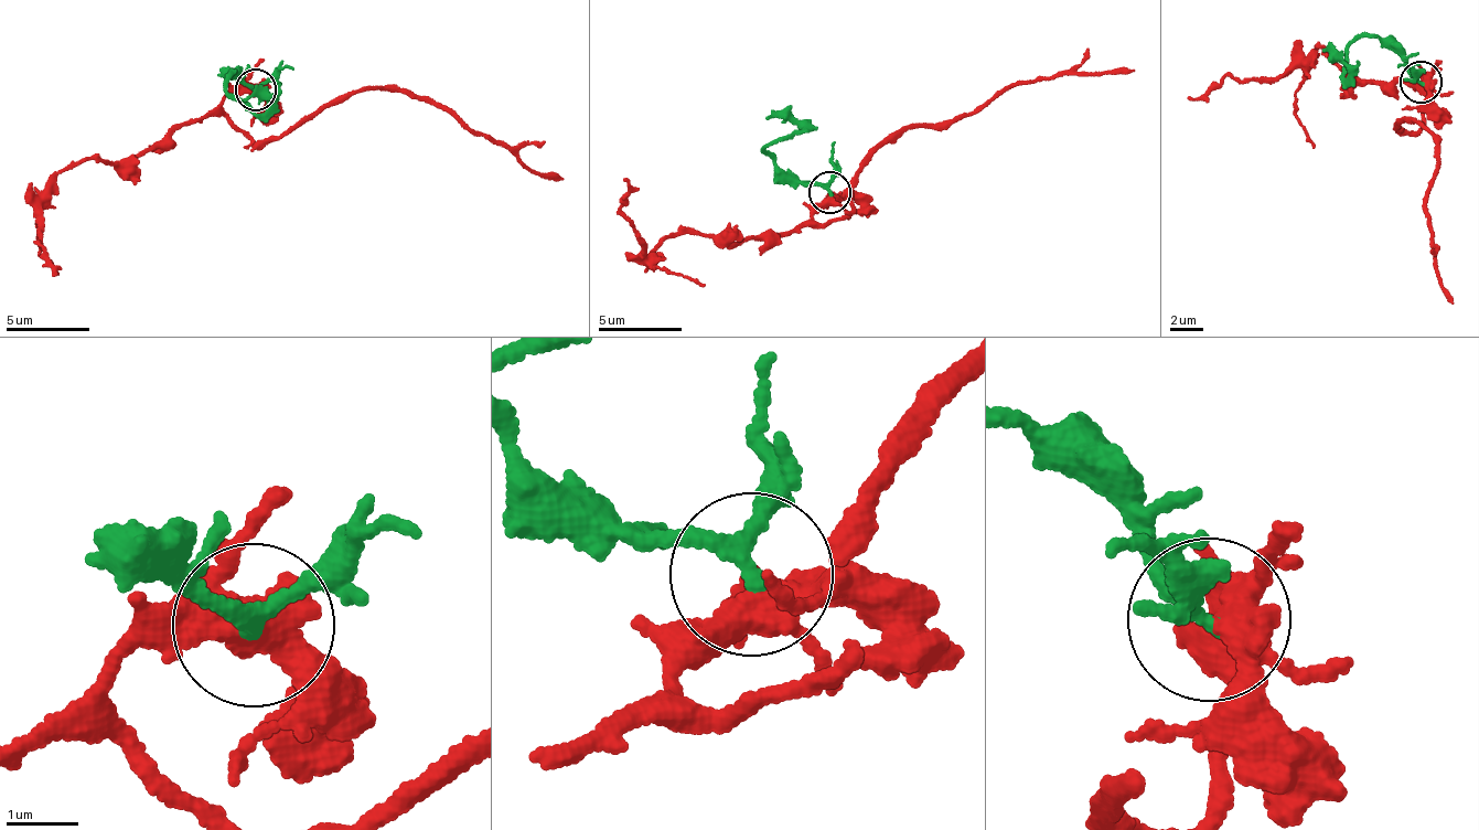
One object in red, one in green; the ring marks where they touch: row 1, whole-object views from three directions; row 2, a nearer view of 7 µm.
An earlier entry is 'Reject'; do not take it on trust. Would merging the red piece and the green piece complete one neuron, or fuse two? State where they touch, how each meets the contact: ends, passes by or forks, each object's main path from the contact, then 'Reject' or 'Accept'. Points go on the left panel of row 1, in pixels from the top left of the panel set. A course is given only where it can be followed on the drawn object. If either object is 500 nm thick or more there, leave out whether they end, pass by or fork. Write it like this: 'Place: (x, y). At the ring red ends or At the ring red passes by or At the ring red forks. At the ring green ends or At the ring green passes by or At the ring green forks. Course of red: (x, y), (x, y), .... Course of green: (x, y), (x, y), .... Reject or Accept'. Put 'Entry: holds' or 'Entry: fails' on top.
Entry: fails
Place: (256, 89). At the ring red forks. At the ring green passes by. Course of red: (257, 91), (222, 100), (222, 116), (261, 147), (354, 93), (397, 84), (533, 171), (565, 178). Course of green: (257, 91), (231, 71), (229, 92), (259, 113), (266, 107), (266, 99), (254, 96), (243, 102). Accept

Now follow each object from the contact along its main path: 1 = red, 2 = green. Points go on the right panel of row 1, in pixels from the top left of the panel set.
1: (1421, 83), (1418, 131), (1403, 135), (1401, 123), (1415, 121), (1438, 138), (1426, 209), (1453, 302)
2: (1421, 83), (1406, 62), (1373, 34), (1349, 45), (1346, 76), (1350, 75), (1350, 67), (1324, 51)

